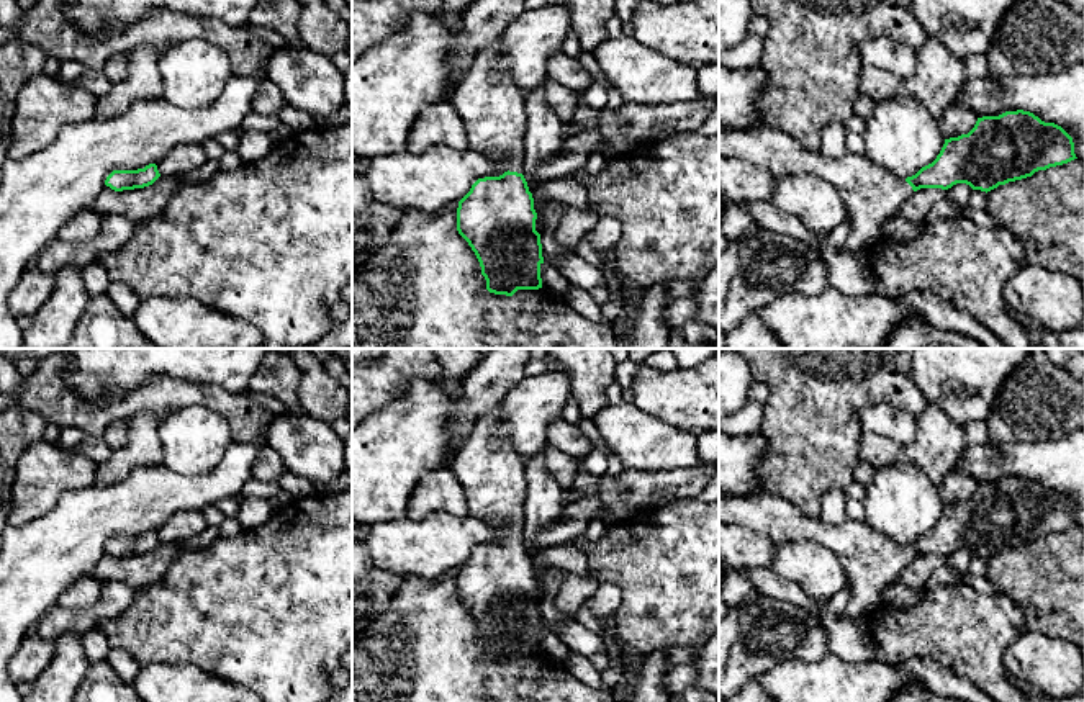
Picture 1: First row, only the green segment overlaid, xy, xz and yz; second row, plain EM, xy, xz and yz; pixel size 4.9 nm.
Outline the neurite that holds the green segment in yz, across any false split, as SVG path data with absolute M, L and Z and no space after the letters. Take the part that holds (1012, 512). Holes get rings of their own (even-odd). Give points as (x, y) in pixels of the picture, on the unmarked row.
M1023 476L978 484L968 501L945 506L937 525L907 545L891 542L865 519L832 525L763 493L740 497L719 491L719 522L752 529L775 543L815 542L832 550L855 589L845 607L851 620L868 615L881 602L881 591L920 555L966 550L987 560L1077 525L1061 493Z

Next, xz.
M501 404L488 411L473 425L470 437L452 457L449 468L463 486L468 514L493 525L508 525L508 537L499 543L478 545L458 568L457 597L475 619L486 656L513 663L517 656L542 655L544 630L540 601L535 597L534 565L522 542L522 507L526 501L526 460L509 443L491 445L501 427Z

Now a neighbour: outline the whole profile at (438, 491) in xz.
M450 468L426 473L413 488L408 517L422 519L432 512L468 514L463 486Z

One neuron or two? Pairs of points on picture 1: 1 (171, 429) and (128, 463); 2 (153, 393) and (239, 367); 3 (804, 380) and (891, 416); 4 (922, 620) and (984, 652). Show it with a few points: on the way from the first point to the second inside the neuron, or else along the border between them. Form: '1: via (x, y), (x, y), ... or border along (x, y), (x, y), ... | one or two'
1: border along (171, 411), (159, 424), (161, 462) | two
2: border along (153, 382), (174, 377), (230, 391) | two
3: border along (904, 409), (886, 404), (867, 404), (855, 418) | two
4: via (937, 625), (955, 625), (970, 637) | one

